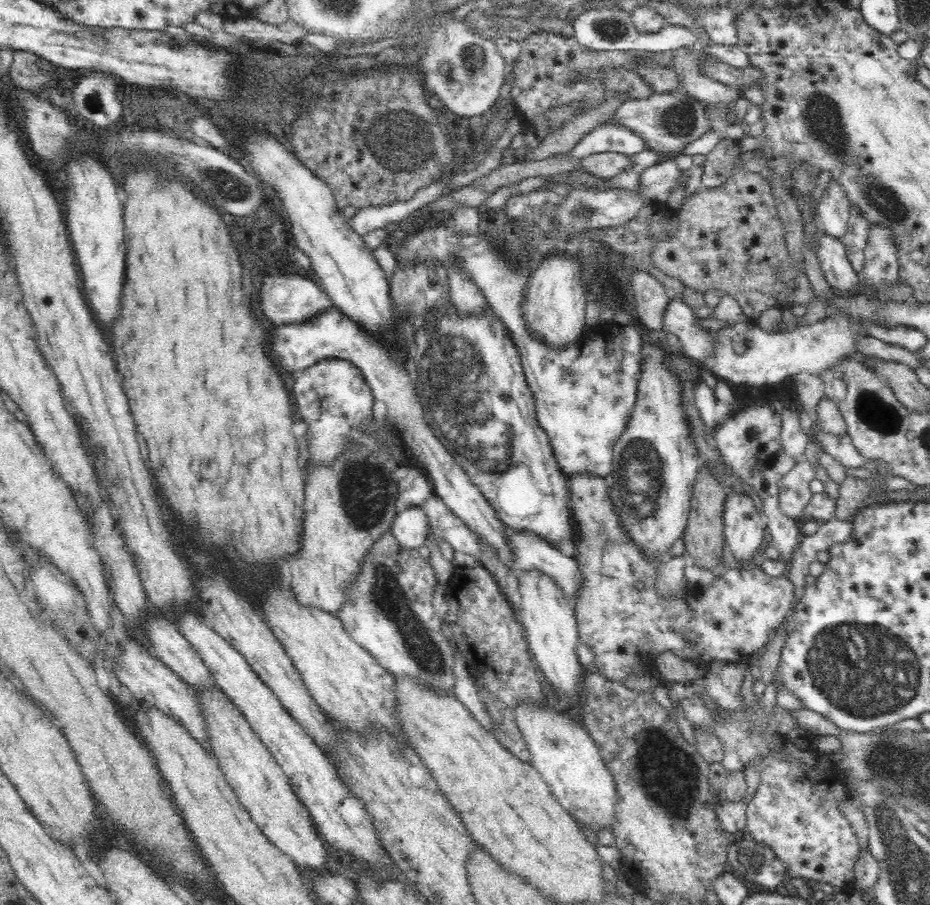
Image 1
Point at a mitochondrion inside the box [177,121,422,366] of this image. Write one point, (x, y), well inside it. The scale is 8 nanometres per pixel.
(223, 187)

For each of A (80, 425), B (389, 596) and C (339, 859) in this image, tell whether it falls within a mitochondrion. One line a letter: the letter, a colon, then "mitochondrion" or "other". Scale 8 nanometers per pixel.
A: other
B: mitochondrion
C: other

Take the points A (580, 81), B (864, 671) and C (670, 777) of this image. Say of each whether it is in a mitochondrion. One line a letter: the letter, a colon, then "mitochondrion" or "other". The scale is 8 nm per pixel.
A: mitochondrion
B: mitochondrion
C: mitochondrion

